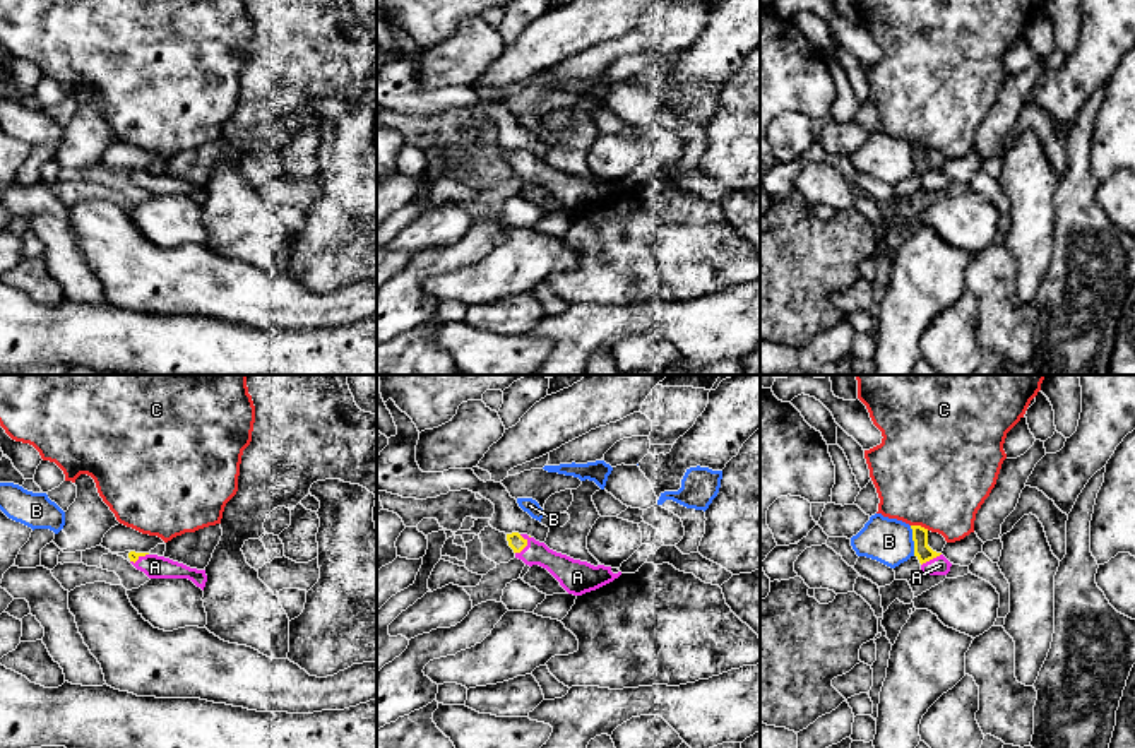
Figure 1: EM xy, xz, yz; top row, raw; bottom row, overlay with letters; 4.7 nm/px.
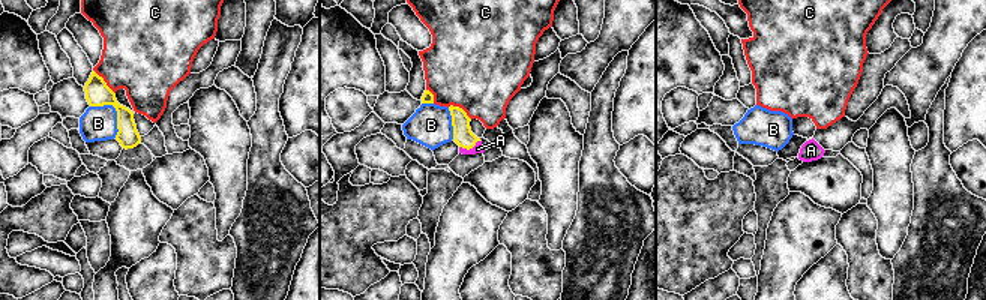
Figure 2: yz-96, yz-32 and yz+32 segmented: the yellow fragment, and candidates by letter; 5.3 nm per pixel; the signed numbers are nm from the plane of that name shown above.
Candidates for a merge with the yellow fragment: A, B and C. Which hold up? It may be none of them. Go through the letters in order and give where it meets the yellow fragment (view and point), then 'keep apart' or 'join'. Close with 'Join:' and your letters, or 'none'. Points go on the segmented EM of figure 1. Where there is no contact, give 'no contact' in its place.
A: contact xz (524, 546); join
B: contact yz (913, 540); keep apart
C: contact yz (920, 526); keep apart
Join: A

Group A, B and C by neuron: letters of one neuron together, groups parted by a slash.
A / B / C

